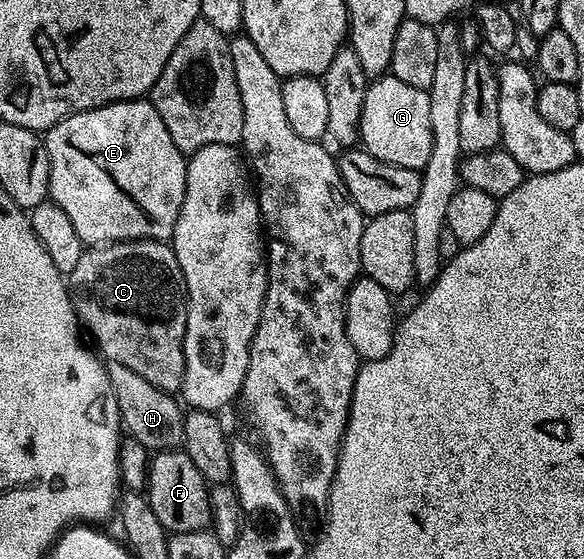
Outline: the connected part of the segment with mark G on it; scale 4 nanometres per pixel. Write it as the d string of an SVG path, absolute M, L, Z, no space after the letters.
M392 74L377 76L364 93L358 137L372 157L388 165L421 172L432 153L432 121L428 117L429 91L421 91Z

